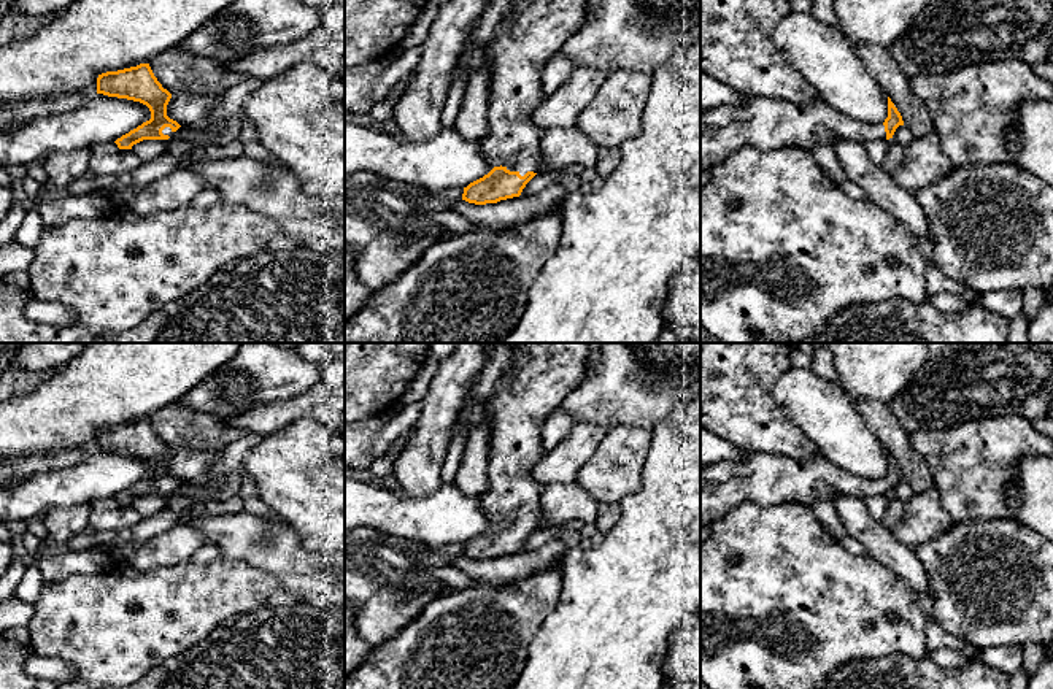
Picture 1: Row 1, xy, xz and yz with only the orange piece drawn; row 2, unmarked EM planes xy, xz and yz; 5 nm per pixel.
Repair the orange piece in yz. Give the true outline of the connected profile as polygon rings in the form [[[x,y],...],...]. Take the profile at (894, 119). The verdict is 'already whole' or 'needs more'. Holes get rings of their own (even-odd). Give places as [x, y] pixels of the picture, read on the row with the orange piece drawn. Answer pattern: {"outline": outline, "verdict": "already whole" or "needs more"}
{"outline": [[[748,97],[737,106],[700,111],[700,171],[712,170],[743,146],[759,151],[812,151],[816,144],[834,146],[837,138],[854,143],[889,140],[899,125],[904,125],[904,121],[889,97],[883,124],[850,119],[821,98],[794,105]]], "verdict": "needs more"}

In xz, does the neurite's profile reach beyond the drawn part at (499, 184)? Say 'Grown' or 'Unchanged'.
Grown

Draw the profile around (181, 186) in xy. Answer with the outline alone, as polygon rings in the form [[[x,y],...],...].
[[[178,164],[170,175],[145,187],[130,210],[140,216],[178,210],[191,203],[203,189],[206,189],[205,179],[184,164]]]

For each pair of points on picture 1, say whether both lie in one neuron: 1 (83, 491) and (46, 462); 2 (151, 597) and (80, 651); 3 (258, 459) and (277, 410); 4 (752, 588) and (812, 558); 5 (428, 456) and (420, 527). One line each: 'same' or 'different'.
1: different
2: same
3: different
4: same
5: different

